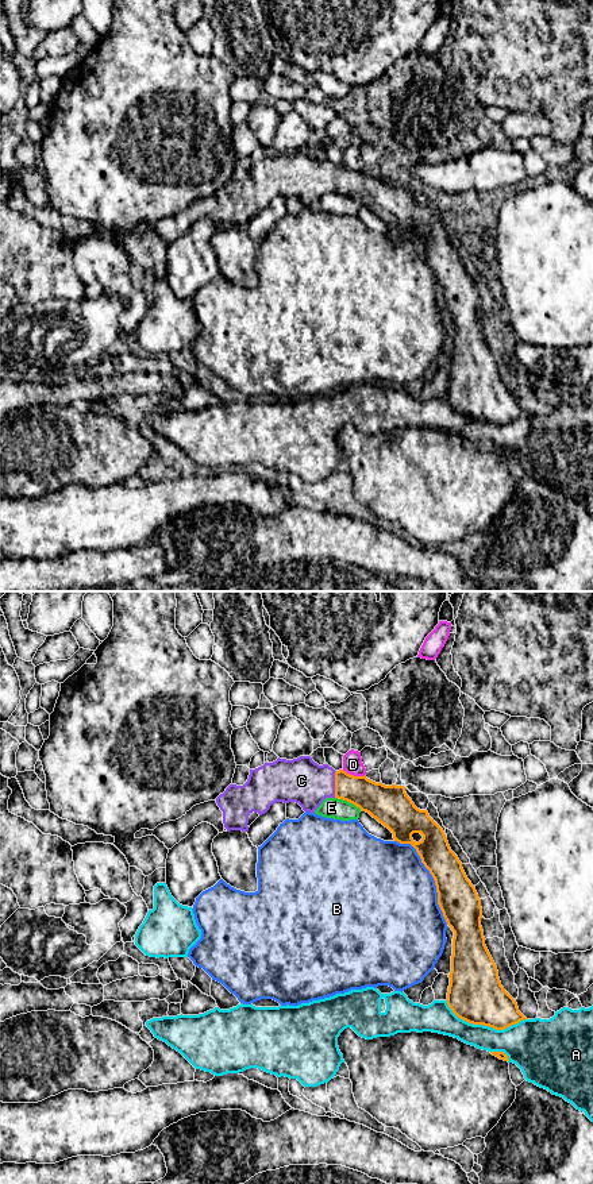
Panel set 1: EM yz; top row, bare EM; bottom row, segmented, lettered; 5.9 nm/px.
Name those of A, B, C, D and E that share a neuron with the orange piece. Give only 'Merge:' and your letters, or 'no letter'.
Merge: C

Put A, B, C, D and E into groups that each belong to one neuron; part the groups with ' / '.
A / B / C / D / E

